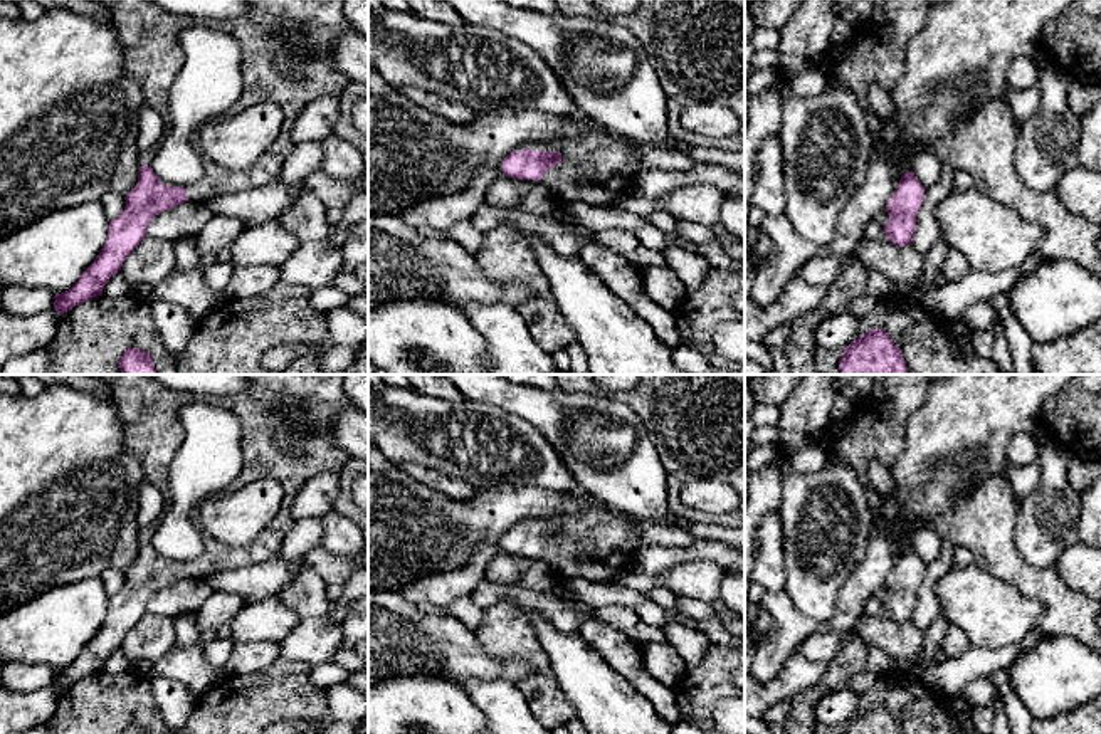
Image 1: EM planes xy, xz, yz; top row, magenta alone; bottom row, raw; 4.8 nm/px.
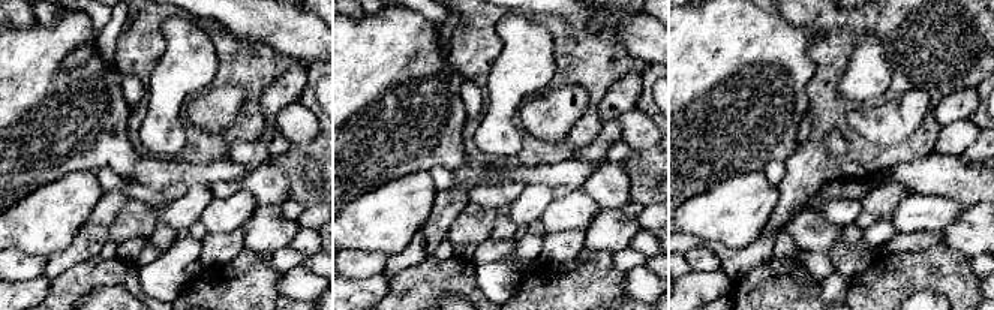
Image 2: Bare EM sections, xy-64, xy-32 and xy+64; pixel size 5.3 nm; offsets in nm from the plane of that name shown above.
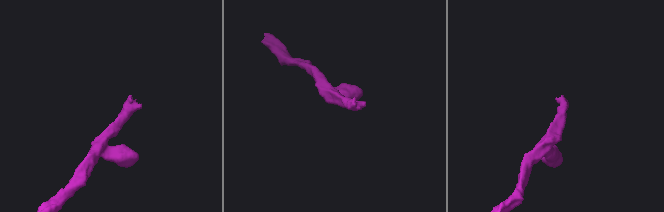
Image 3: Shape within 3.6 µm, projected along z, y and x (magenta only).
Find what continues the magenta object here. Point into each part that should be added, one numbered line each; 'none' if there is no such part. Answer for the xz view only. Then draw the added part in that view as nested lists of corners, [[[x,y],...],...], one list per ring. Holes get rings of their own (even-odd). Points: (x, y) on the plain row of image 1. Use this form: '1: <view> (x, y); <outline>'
1: xz (597, 545); [[[588,507],[582,514],[563,519],[526,519],[514,524],[514,527],[560,527],[561,539],[555,541],[540,559],[550,568],[555,579],[583,578],[602,585],[617,585],[619,578],[632,569],[635,554],[644,548],[634,526],[625,517],[607,511],[605,507]]]

